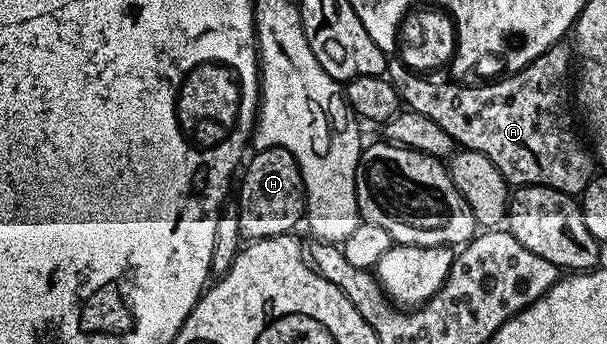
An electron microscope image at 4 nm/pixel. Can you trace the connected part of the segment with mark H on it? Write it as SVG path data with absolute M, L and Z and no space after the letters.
M273 147L258 149L254 154L252 160L250 157L246 161L237 180L239 232L247 242L288 235L294 229L291 227L305 216L303 179L293 154L284 148Z

